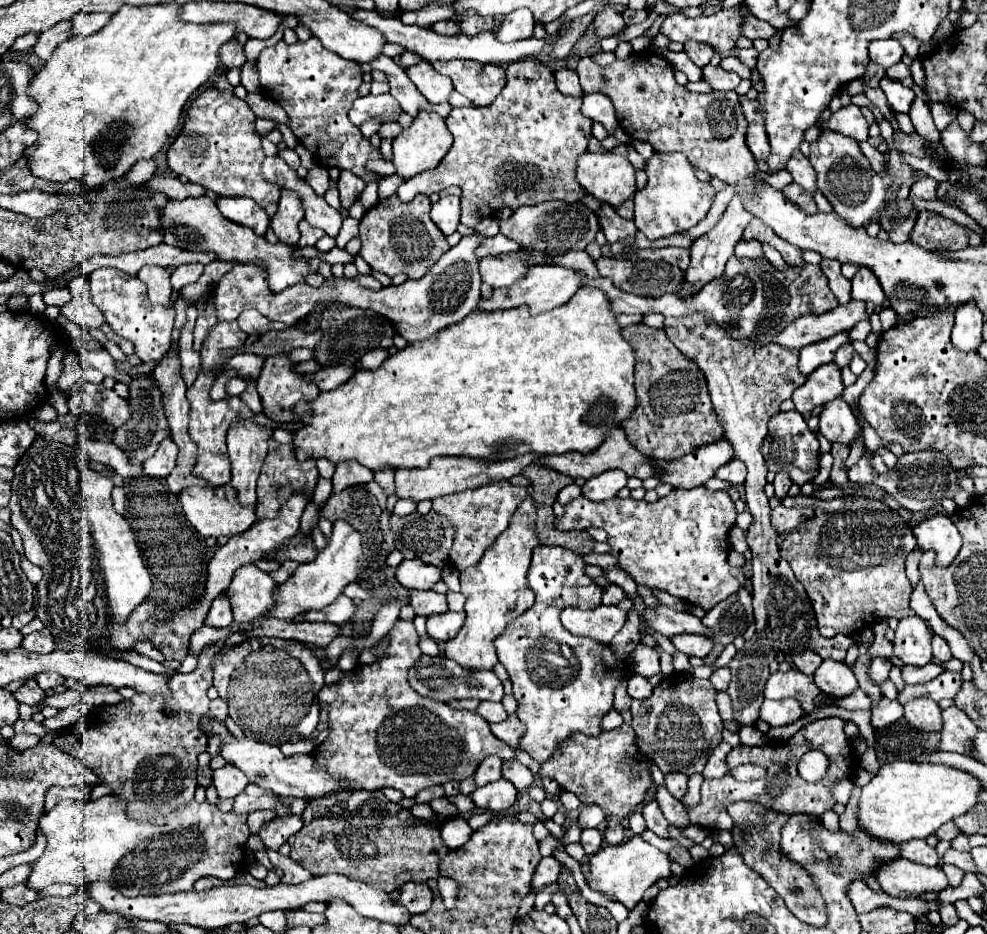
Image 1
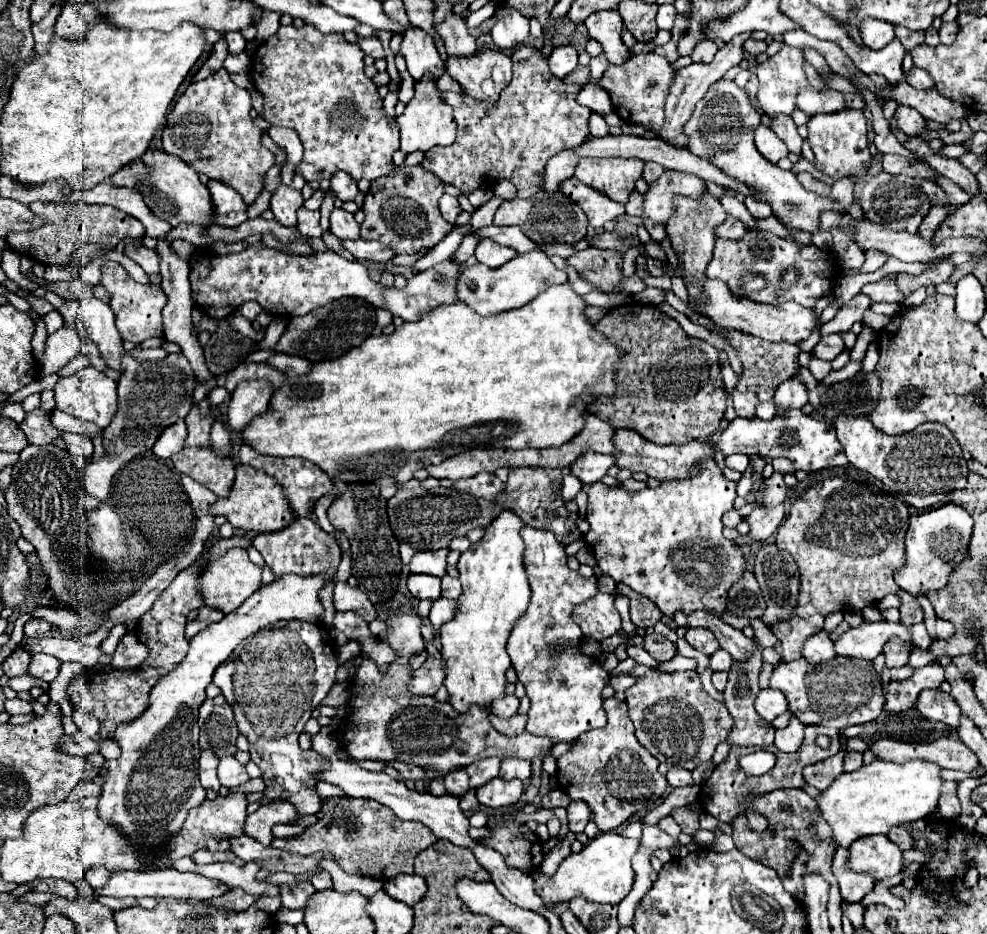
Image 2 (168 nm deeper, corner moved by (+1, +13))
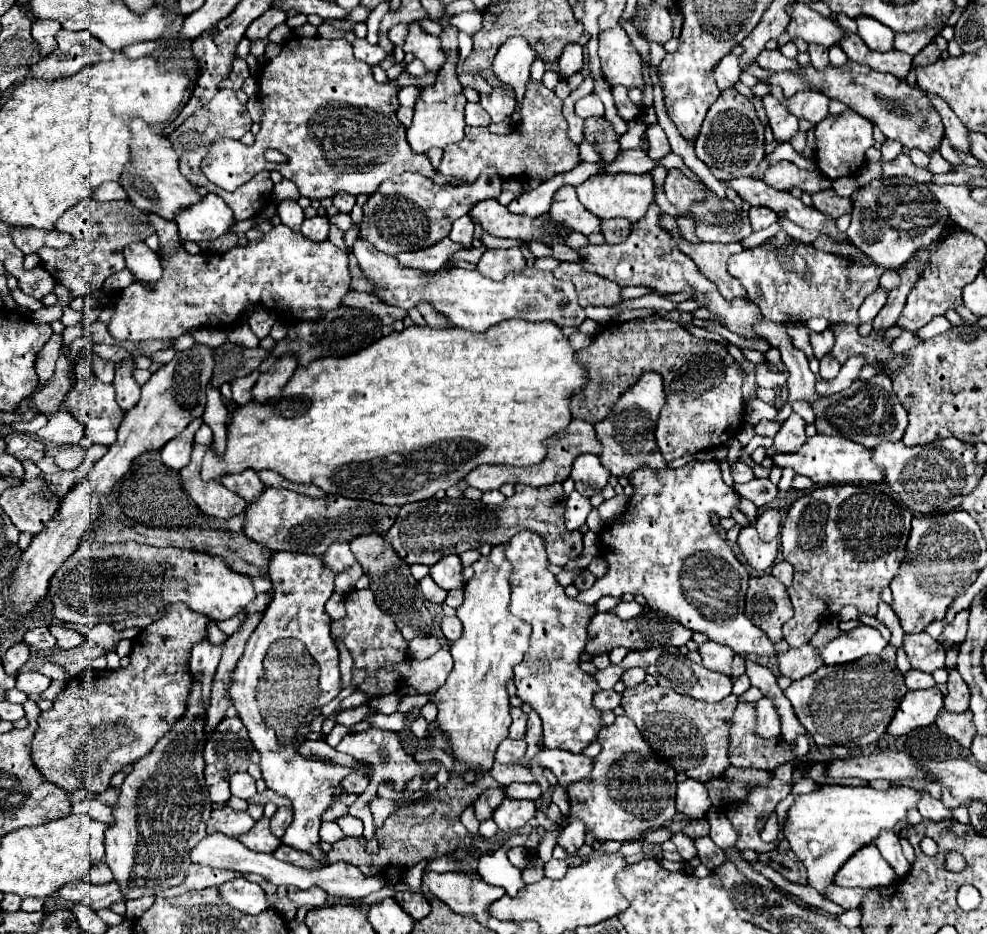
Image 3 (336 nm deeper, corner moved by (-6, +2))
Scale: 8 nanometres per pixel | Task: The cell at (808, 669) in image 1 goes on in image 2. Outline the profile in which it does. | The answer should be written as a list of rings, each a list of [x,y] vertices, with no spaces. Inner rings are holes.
[[[828,478],[814,484],[800,498],[796,498],[796,502],[788,512],[788,520],[784,520],[784,524],[780,524],[776,532],[776,546],[792,554],[802,578],[800,604],[796,608],[796,614],[792,614],[792,620],[772,626],[772,632],[782,642],[782,658],[786,662],[802,656],[802,648],[806,640],[822,630],[824,618],[830,612],[836,612],[836,610],[852,612],[852,610],[862,610],[866,606],[876,606],[886,594],[900,596],[900,620],[904,620],[904,624],[912,626],[924,620],[918,600],[910,596],[906,590],[902,590],[894,580],[894,574],[900,568],[904,568],[904,560],[906,560],[904,536],[908,530],[908,516],[910,516],[908,506],[900,498],[896,498],[892,492],[884,490],[884,486],[878,480],[852,482],[844,478]]]

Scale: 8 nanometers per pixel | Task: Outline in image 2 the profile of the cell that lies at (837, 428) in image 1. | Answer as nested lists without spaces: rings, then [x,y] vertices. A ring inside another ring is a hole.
[[[838,414],[834,418],[838,440],[848,456],[848,462],[884,482],[896,496],[904,498],[918,510],[932,510],[948,502],[952,490],[964,490],[968,466],[962,458],[962,448],[944,424],[926,422],[908,434],[888,436],[874,428],[866,416]]]

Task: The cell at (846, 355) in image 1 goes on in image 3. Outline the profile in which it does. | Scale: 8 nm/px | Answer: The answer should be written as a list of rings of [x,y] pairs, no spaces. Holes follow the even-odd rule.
[[[825,355],[823,359],[821,359],[821,371],[819,371],[819,375],[821,375],[821,379],[835,379],[835,375],[839,373],[839,363],[835,363],[835,359],[831,359],[829,355]]]

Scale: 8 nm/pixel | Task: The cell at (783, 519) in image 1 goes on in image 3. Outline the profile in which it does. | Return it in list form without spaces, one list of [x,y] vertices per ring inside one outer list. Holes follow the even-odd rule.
[[[745,525],[739,533],[739,539],[737,539],[739,547],[741,547],[741,553],[747,561],[749,567],[757,569],[757,571],[765,571],[773,565],[775,557],[777,557],[777,547],[779,543],[777,541],[771,541],[771,543],[763,543],[755,531],[753,525]]]

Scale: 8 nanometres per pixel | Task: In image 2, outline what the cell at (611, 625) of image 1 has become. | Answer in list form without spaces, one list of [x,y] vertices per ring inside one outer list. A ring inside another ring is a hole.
[[[598,592],[590,600],[574,606],[572,620],[582,628],[586,638],[602,642],[620,630],[620,612],[614,608],[614,594]]]

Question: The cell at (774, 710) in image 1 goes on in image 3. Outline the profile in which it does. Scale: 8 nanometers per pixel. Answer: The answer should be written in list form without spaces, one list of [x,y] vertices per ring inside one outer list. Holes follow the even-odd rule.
[[[761,697],[755,703],[755,715],[757,715],[755,733],[759,737],[763,737],[763,739],[779,737],[779,715],[777,715],[773,703],[769,703],[767,697]]]

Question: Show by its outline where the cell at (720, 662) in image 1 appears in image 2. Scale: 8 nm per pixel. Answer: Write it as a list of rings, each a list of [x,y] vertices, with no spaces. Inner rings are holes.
[[[677,654],[668,662],[661,663],[655,670],[660,672],[674,672],[678,670],[695,670],[696,661],[692,658],[687,658]]]

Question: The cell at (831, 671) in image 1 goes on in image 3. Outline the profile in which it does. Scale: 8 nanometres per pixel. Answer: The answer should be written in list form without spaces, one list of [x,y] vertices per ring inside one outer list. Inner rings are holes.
[[[811,645],[805,647],[789,647],[787,653],[777,655],[777,669],[783,677],[789,679],[801,679],[815,669],[819,669],[823,663],[819,663],[817,649]]]

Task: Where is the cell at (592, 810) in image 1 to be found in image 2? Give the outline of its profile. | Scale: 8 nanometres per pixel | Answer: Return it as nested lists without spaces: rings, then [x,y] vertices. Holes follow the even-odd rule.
[[[574,800],[568,804],[568,824],[570,824],[570,830],[572,832],[582,832],[584,826],[588,824],[590,820],[590,808],[584,800]]]

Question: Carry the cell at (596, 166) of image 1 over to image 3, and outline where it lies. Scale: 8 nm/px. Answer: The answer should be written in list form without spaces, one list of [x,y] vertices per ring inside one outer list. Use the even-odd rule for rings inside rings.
[[[609,173],[609,175],[593,175],[577,189],[577,197],[587,211],[597,215],[599,219],[615,219],[623,217],[631,223],[643,219],[649,203],[653,201],[653,177],[649,173],[633,175],[633,173]]]

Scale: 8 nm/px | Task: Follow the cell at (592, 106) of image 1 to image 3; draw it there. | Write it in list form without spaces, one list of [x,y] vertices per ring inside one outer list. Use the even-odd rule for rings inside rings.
[[[591,93],[591,95],[587,95],[587,97],[583,97],[583,99],[579,99],[579,101],[575,103],[575,113],[577,113],[579,117],[587,119],[587,117],[593,117],[593,115],[603,115],[605,109],[603,109],[601,99]]]

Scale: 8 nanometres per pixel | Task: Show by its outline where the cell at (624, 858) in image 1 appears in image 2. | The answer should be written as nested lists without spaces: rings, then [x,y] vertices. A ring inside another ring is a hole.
[[[600,832],[596,838],[592,838],[578,854],[570,854],[554,876],[536,876],[536,892],[544,898],[548,906],[568,902],[574,896],[584,896],[590,902],[608,902],[608,904],[620,904],[624,896],[632,890],[634,884],[634,870],[632,870],[632,858],[640,850],[640,840],[626,838],[618,832]]]

